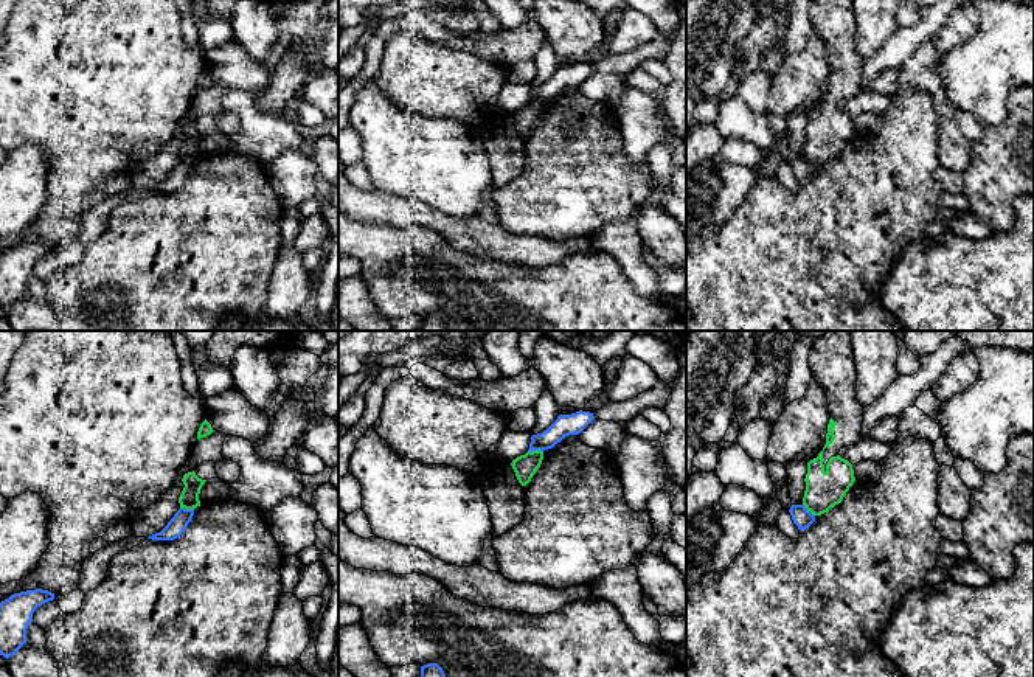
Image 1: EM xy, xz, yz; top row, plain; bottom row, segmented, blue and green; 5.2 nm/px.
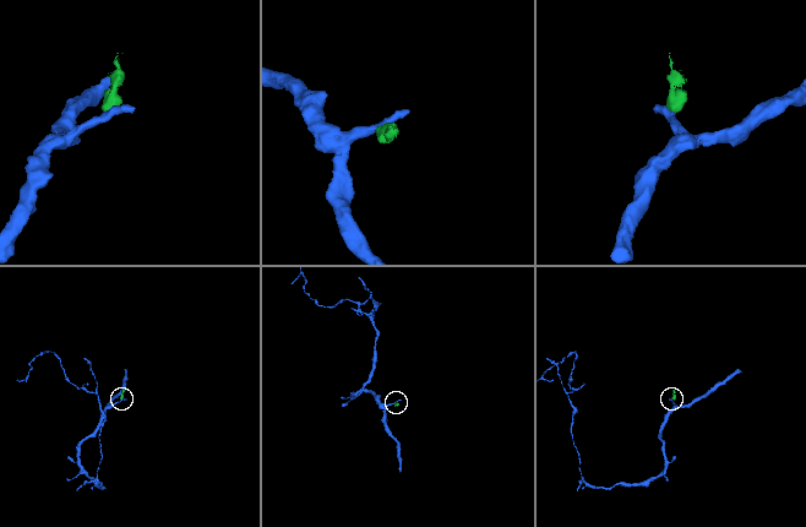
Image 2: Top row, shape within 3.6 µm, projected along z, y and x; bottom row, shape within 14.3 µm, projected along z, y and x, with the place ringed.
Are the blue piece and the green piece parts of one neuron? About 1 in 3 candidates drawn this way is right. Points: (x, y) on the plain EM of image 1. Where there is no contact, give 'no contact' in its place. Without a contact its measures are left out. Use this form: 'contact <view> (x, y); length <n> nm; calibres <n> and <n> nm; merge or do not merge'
contact xy (188, 162); length 80 nm; calibres 90 and 100 nm; do not merge

